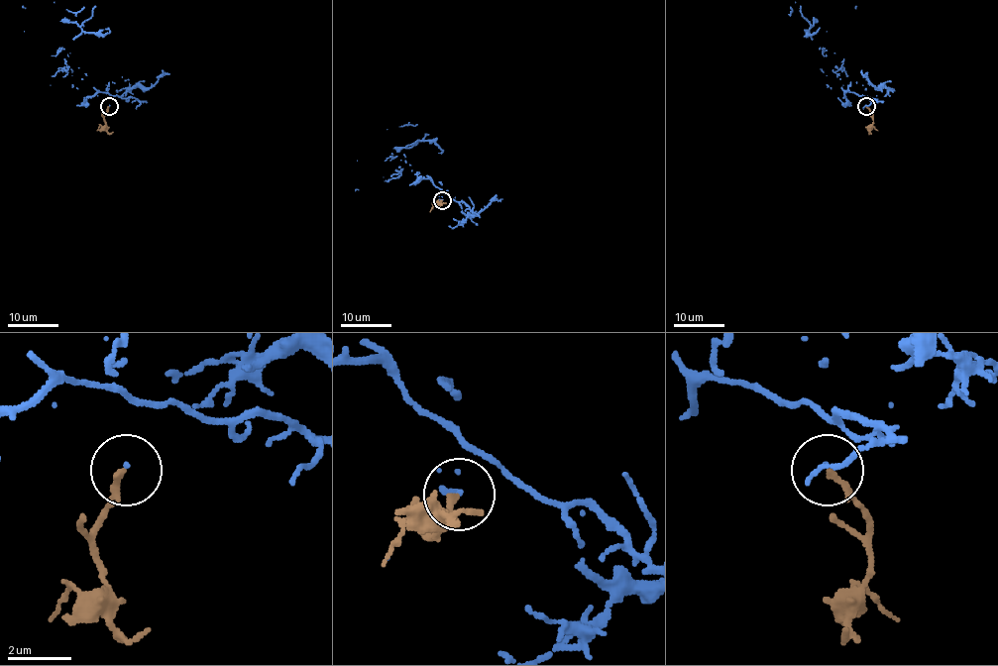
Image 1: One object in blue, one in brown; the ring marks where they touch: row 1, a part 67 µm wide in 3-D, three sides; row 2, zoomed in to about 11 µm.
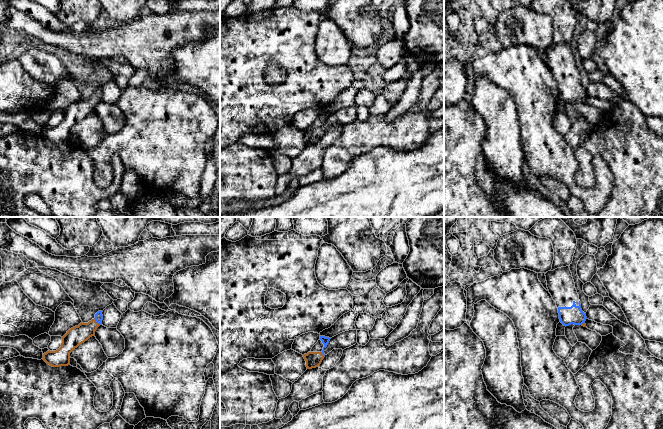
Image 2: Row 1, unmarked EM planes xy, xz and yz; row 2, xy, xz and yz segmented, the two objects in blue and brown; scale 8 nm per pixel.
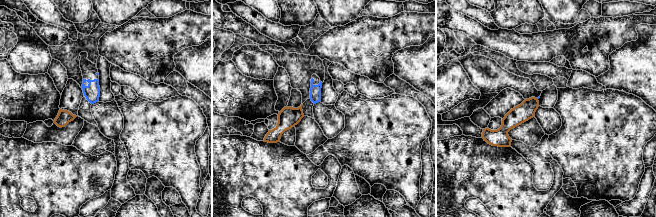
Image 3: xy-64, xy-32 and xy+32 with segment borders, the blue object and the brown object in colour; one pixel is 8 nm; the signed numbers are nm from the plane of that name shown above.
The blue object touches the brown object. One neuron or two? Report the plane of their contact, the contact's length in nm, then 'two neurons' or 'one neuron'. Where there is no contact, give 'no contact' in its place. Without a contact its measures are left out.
contact in xy; length 80 nm; one neuron

